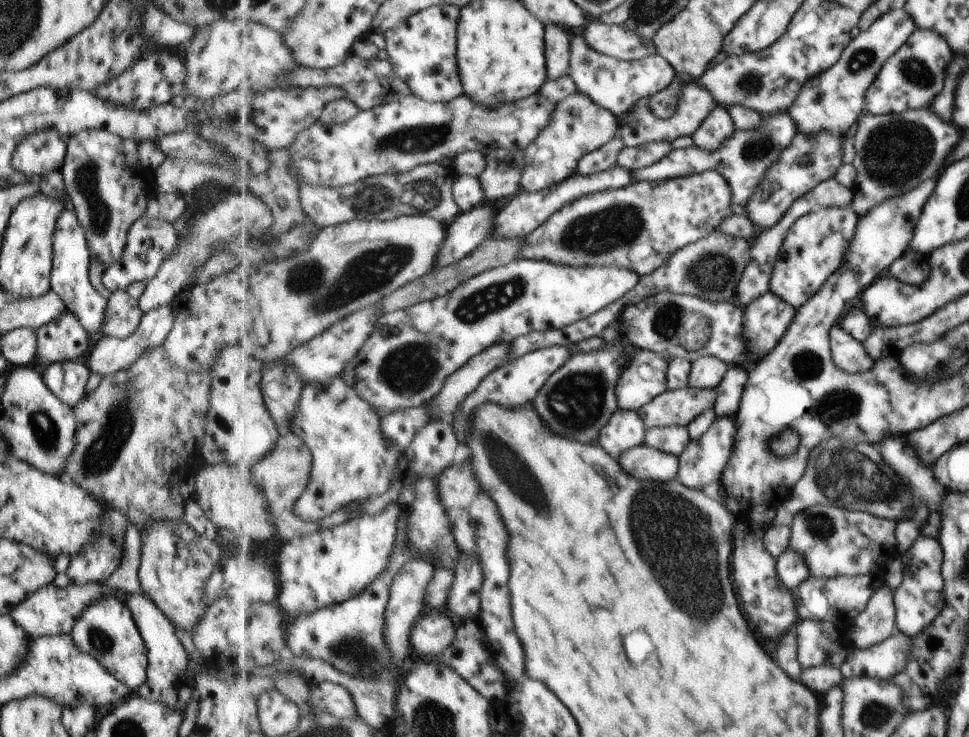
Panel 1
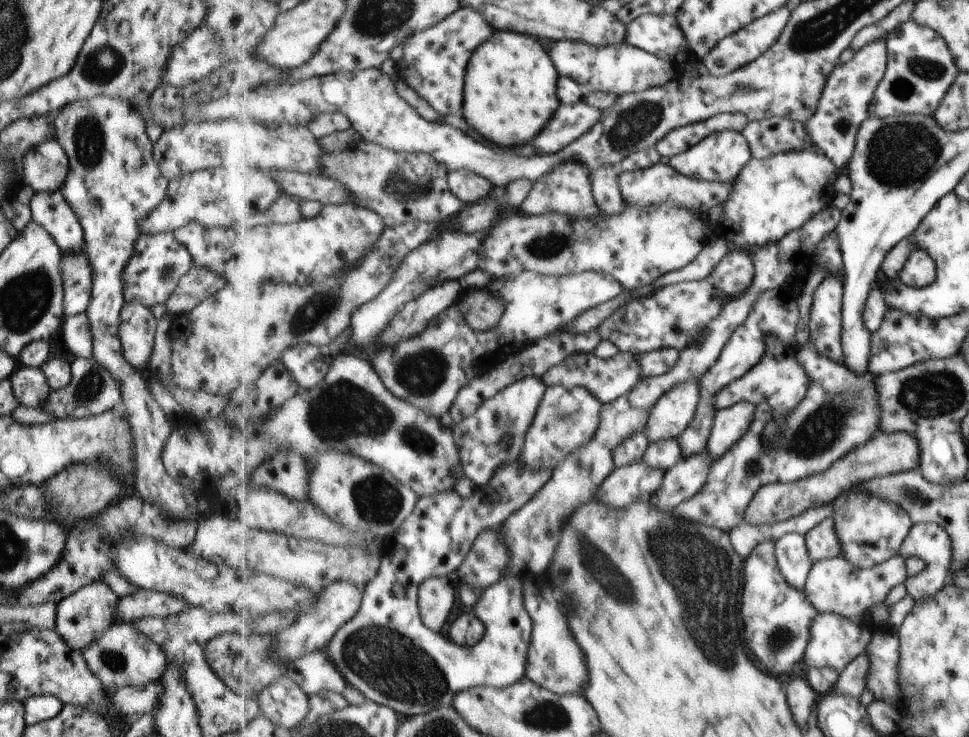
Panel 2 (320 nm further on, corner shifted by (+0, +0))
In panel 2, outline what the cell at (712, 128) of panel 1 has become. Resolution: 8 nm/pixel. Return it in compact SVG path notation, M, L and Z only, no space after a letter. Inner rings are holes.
M723 131L708 136L697 146L674 156L668 162L680 173L695 180L733 183L753 157L750 144L743 133Z

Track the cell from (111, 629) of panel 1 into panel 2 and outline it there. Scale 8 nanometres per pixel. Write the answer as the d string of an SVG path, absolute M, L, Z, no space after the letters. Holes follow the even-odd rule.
M115 623L100 634L88 647L81 651L81 656L105 689L118 689L122 686L140 687L160 680L166 660L161 649L143 633L129 623Z

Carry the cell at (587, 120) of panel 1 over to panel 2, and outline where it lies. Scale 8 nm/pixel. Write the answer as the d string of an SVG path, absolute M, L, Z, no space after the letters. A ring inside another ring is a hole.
M568 161L567 164L552 170L534 182L531 191L521 205L521 211L529 216L561 213L574 219L594 219L602 212L592 191L591 172L588 166L581 161Z

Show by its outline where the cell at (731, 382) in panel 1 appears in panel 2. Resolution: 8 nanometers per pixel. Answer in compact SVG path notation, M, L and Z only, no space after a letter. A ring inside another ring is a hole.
M749 401L718 410L707 448L712 459L722 459L750 431L755 413L756 404Z

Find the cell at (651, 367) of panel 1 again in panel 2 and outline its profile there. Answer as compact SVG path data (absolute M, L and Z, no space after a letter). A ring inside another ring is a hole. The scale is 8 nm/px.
M578 353L570 356L568 360L561 362L557 366L550 368L543 376L545 384L548 387L563 385L568 389L575 387L585 387L589 389L601 402L613 403L614 400L623 395L630 394L635 387L641 383L642 368L639 360L634 355L627 356L619 353L609 359L601 359L593 353Z

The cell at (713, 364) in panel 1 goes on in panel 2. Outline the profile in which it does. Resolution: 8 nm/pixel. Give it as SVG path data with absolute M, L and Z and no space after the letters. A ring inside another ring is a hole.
M699 379L685 381L664 394L649 412L644 432L650 442L678 439L693 422L700 400Z

